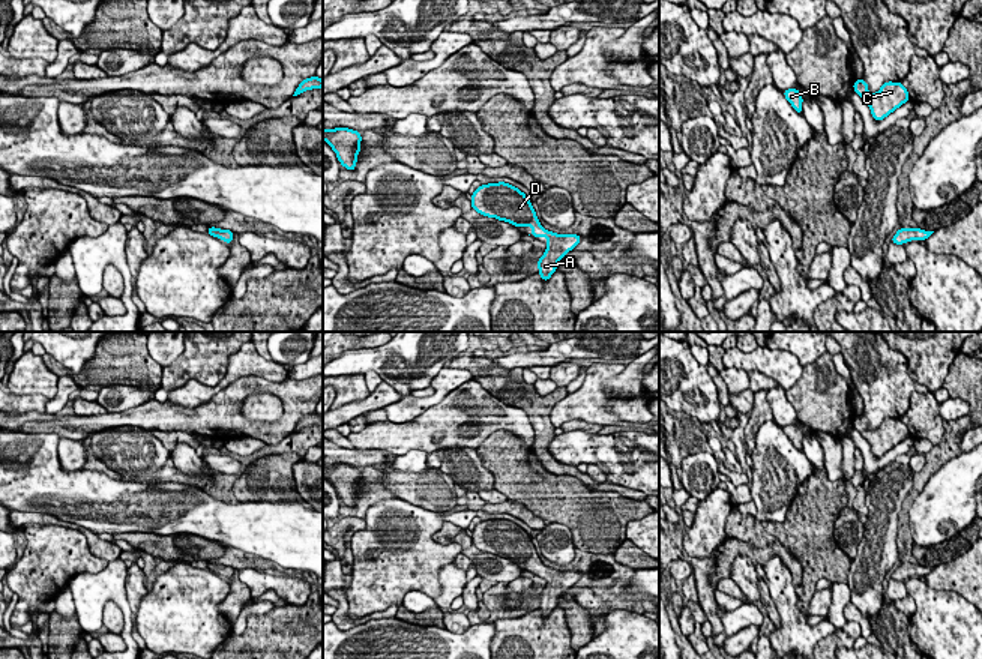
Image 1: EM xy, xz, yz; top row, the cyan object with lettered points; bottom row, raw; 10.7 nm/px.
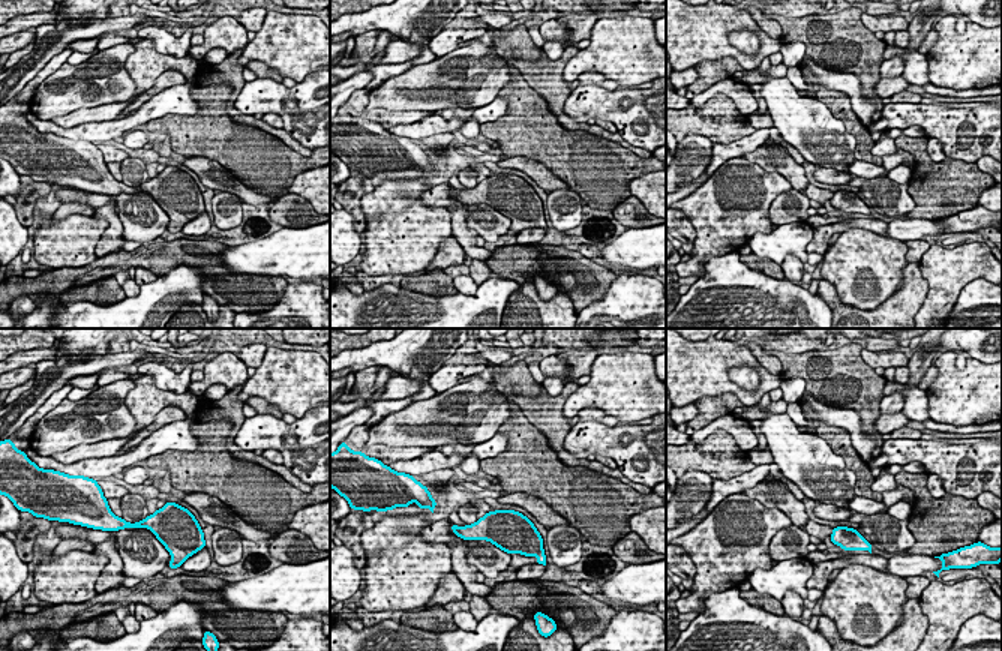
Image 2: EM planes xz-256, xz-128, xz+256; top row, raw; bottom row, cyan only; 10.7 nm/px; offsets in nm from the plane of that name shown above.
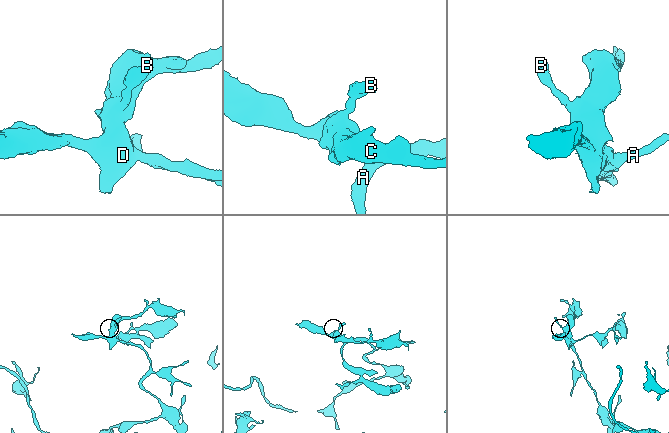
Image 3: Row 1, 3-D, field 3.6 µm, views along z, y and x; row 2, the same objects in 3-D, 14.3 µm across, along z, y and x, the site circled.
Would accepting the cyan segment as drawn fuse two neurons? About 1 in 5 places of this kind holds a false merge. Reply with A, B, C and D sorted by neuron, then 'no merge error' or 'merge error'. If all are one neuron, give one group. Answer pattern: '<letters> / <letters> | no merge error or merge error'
A B C D | no merge error

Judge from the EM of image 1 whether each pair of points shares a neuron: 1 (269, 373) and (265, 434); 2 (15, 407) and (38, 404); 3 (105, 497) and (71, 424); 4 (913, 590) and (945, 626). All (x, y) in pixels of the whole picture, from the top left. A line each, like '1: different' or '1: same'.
1: different
2: same
3: different
4: same

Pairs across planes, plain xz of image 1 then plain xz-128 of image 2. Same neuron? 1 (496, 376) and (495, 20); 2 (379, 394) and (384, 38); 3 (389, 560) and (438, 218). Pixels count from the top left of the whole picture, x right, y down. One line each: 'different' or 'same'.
1: different
2: different
3: same

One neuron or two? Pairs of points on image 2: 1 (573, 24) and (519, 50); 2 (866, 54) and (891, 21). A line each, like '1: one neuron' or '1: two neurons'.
1: two neurons
2: two neurons

